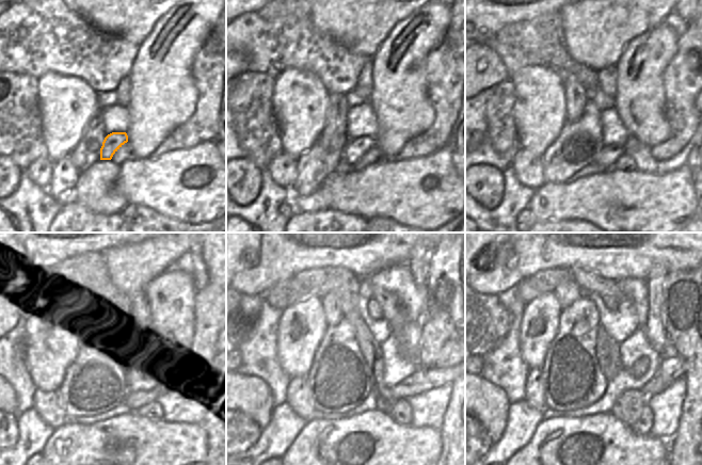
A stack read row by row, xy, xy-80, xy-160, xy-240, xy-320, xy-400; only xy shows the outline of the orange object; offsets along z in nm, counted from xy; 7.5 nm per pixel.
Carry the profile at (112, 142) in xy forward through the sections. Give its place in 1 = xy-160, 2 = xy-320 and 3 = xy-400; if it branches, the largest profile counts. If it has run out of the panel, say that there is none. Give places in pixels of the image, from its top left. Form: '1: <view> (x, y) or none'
1: xy-160 (609, 154)
2: xy-320 (424, 380)
3: xy-400 (655, 385)

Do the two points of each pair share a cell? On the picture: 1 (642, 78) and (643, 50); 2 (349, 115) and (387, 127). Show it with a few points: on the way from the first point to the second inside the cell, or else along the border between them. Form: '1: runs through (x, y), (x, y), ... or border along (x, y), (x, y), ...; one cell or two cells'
1: runs through (642, 71), (644, 57); one cell
2: border along (368, 101), (377, 118), (376, 135); two cells

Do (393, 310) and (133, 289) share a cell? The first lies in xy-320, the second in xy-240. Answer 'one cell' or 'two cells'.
two cells

